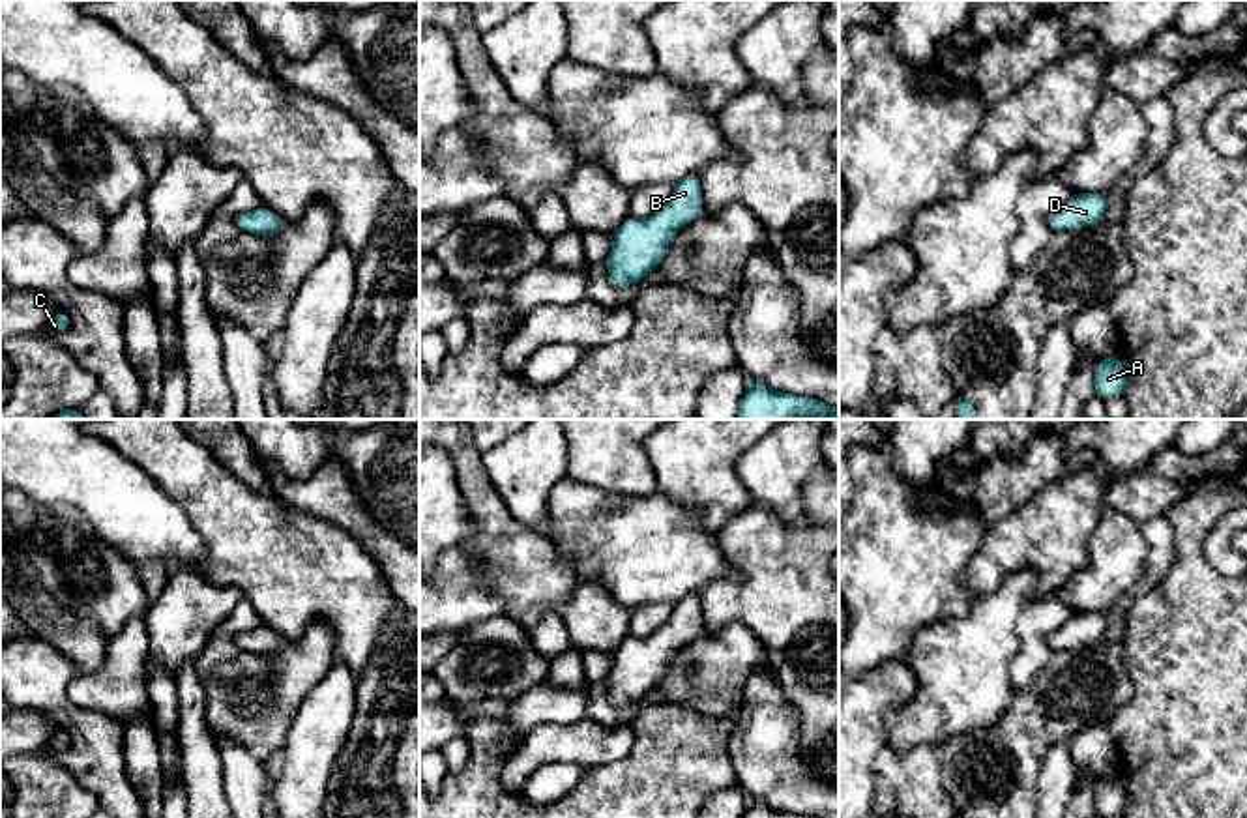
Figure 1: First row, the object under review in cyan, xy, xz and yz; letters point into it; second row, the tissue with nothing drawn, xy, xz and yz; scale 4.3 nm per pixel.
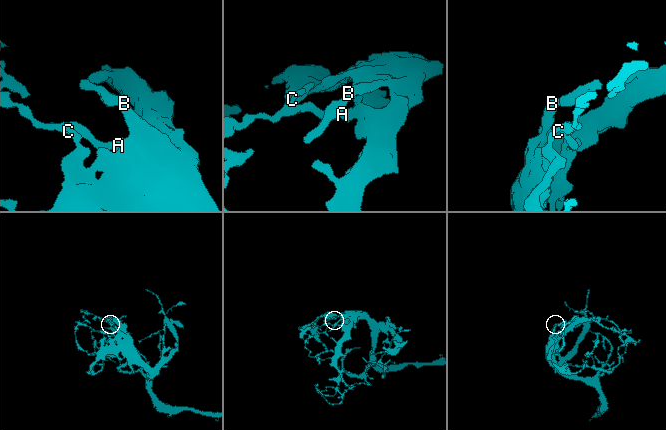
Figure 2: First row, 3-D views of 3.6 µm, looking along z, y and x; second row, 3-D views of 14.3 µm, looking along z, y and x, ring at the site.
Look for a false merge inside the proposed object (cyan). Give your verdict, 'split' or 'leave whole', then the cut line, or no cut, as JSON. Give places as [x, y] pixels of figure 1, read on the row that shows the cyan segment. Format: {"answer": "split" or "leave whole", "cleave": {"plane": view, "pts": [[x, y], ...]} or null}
{"answer": "leave whole", "cleave": null}

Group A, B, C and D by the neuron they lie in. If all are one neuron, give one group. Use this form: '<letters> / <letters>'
A B C D

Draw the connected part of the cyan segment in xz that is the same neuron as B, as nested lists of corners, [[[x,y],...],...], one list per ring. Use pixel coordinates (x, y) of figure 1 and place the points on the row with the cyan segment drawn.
[[[698,172],[672,185],[667,206],[648,219],[627,217],[614,230],[612,249],[605,260],[616,288],[642,281],[665,256],[676,232],[704,213]]]

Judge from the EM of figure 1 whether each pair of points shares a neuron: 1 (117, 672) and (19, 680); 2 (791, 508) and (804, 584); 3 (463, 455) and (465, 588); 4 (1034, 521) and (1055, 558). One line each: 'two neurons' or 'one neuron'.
1: two neurons
2: two neurons
3: two neurons
4: one neuron

